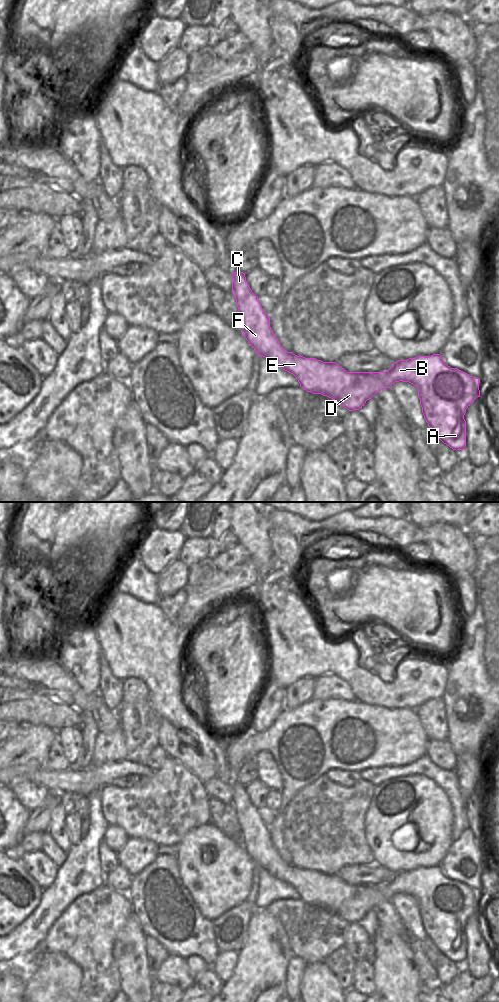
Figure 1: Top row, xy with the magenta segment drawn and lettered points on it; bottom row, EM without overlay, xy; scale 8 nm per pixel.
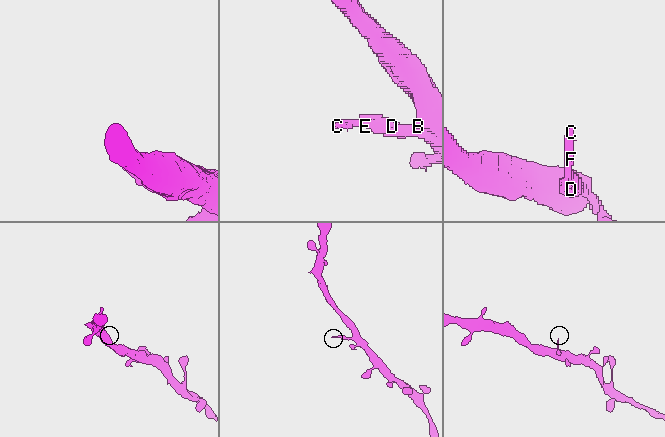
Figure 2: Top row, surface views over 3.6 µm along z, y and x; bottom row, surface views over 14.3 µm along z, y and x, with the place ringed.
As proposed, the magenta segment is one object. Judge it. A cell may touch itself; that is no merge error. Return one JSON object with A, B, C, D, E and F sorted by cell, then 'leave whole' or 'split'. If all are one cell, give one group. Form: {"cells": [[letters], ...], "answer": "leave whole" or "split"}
{"cells": [["A", "B", "C", "D", "E", "F"]], "answer": "leave whole"}

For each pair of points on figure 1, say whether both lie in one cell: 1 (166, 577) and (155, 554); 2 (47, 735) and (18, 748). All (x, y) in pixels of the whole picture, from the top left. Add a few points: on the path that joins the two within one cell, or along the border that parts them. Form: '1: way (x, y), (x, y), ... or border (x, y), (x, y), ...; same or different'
1: border (177, 559), (173, 560), (157, 575); different
2: way (40, 737), (25, 748); same

